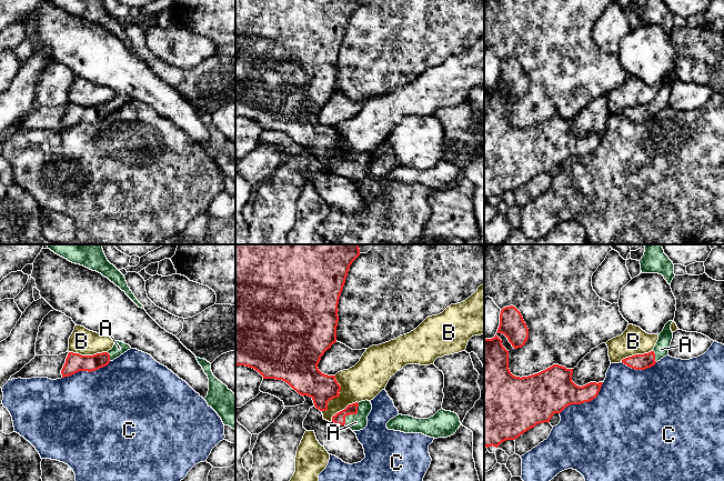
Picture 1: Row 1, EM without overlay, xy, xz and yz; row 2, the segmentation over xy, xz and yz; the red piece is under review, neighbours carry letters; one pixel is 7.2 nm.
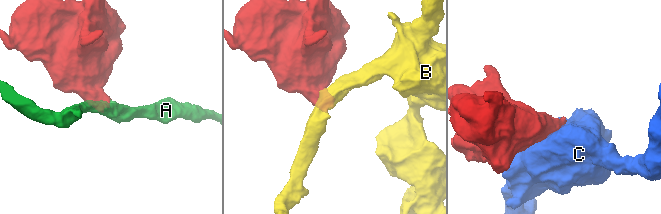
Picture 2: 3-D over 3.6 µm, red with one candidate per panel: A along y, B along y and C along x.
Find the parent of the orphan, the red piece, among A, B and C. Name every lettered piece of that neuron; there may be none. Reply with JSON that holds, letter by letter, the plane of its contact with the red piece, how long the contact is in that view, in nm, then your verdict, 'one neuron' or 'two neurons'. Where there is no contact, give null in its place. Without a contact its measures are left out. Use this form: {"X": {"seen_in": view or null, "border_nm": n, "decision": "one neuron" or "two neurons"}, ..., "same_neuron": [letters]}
{"A": {"seen_in": "xz", "border_nm": 200, "decision": "one neuron"}, "B": {"seen_in": "xz", "border_nm": 280, "decision": "two neurons"}, "C": {"seen_in": "yz", "border_nm": 400, "decision": "two neurons"}, "same_neuron": ["A"]}

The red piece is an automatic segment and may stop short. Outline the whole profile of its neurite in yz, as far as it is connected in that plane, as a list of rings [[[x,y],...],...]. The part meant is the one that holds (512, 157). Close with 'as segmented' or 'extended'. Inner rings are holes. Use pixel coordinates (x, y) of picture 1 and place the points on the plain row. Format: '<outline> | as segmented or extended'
[[[496,86],[492,90],[484,90],[484,197],[497,199],[502,193],[515,191],[539,174],[550,173],[554,164],[561,164],[566,158],[590,153],[597,148],[603,133],[579,138],[572,132],[572,126],[573,120],[553,116],[529,128],[515,128],[509,120],[509,102],[502,91]]] | as segmented

